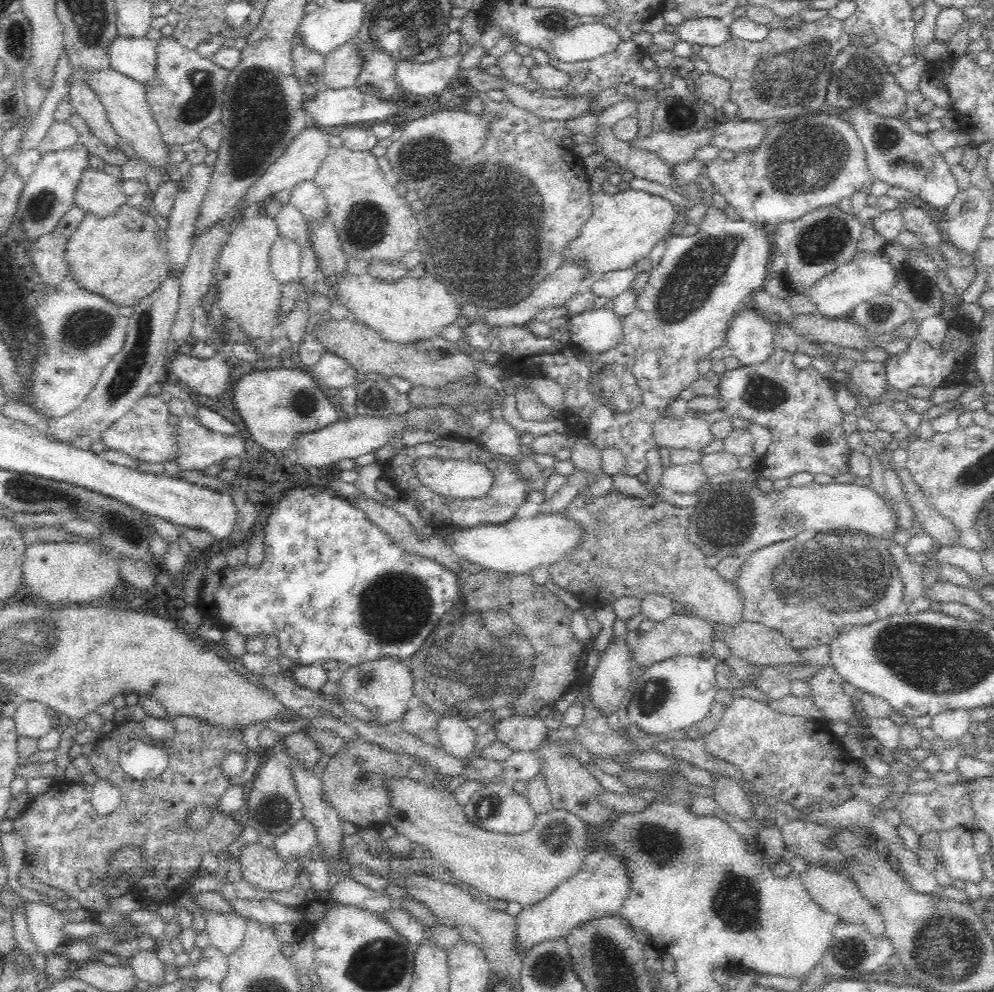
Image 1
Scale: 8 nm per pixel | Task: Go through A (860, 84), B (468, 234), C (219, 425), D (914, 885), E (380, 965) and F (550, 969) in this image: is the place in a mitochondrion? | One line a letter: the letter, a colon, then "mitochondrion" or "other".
A: mitochondrion
B: mitochondrion
C: other
D: other
E: mitochondrion
F: mitochondrion

